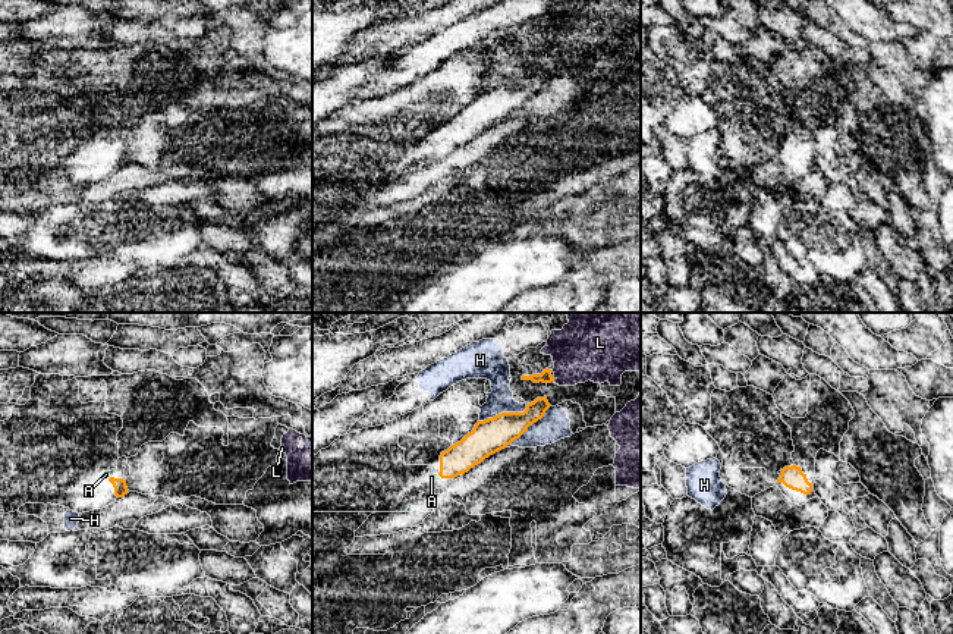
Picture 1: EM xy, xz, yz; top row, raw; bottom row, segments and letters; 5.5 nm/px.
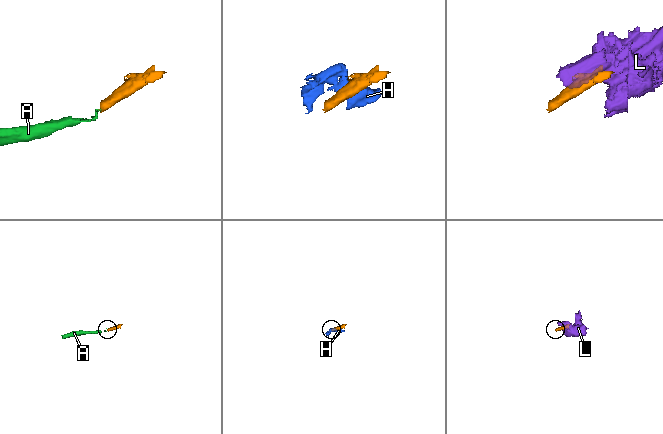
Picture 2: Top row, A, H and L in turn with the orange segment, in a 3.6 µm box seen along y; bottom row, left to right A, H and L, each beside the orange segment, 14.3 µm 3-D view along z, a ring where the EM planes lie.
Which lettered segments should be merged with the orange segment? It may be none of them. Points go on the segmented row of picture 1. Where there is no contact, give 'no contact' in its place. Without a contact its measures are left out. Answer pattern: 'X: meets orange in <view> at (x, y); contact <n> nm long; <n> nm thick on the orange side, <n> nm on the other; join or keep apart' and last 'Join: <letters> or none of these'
A: meets orange in xy at (110, 477); contact 40 nm long; 70 nm thick on the orange side, 50 nm on the other; join
H: meets orange in xz at (503, 413); contact 280 nm long; 190 nm thick on the orange side, 150 nm on the other; keep apart
L: meets orange in xz at (553, 379); contact 40 nm long; 70 nm thick on the orange side, 360 nm on the other; keep apart
Join: A

